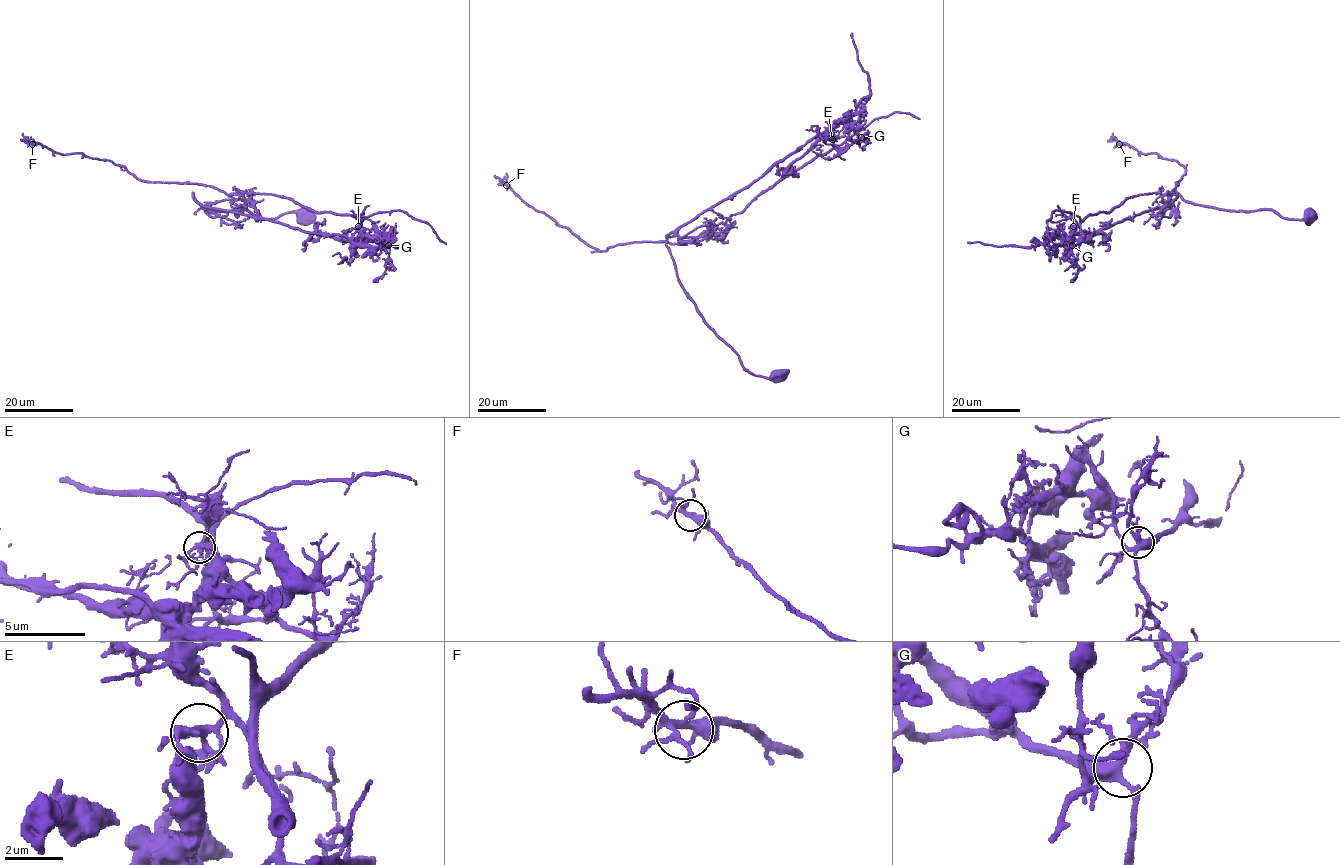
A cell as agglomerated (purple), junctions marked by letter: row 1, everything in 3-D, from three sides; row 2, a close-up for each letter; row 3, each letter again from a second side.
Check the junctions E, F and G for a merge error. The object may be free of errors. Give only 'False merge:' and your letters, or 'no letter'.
False merge: E

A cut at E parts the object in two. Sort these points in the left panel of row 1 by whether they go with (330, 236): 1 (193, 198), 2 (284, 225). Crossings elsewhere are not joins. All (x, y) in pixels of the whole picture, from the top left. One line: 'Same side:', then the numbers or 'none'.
Same side: 1, 2

